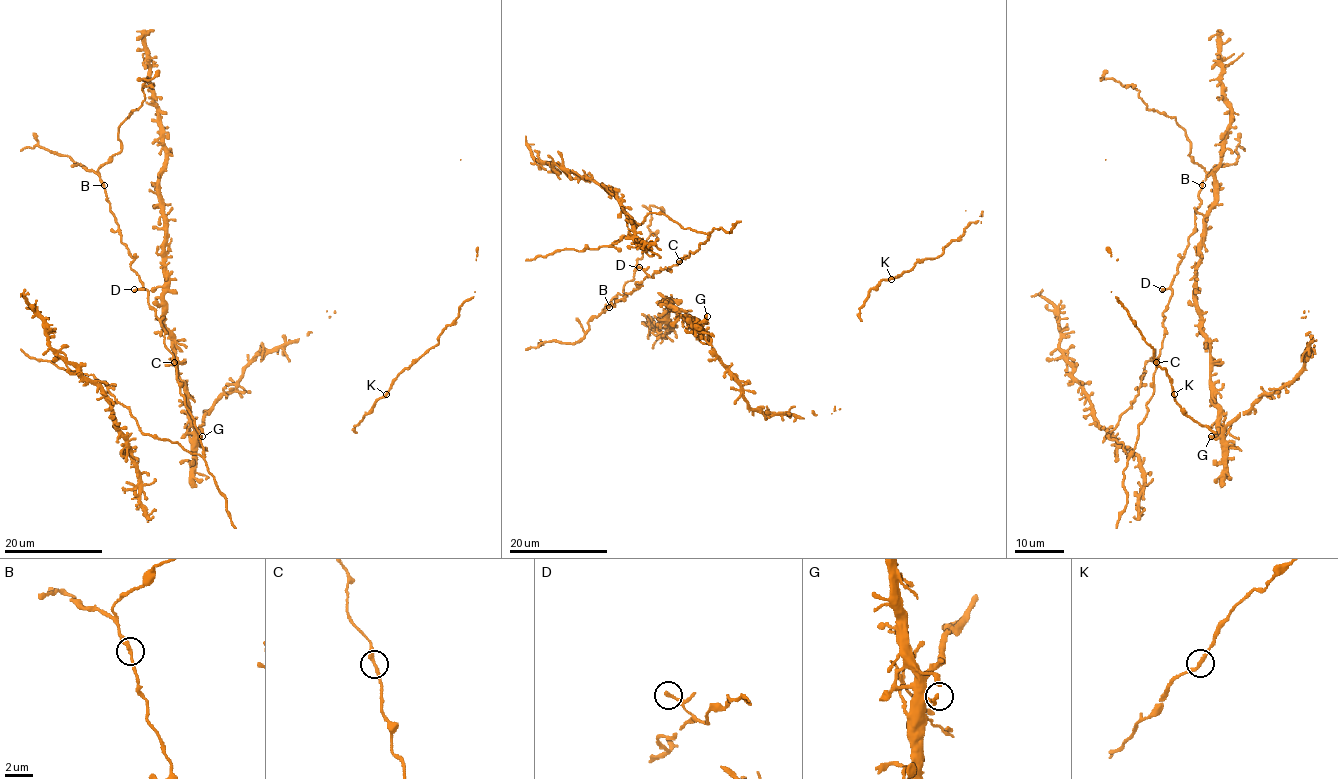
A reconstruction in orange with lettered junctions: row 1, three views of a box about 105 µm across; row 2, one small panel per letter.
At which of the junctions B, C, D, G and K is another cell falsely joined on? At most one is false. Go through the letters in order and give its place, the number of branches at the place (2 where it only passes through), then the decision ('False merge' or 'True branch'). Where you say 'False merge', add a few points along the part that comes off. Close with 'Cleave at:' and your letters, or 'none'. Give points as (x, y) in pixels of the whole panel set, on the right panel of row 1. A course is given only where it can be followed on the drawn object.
B: Place: (1202, 185). Branches: 1. True branch
C: Place: (1156, 362). Branches: 2. True branch
D: Place: (1162, 289). Branches: 1. True branch
G: Place: (1211, 436). Branches: 1. True branch
K: Place: (1174, 394). Branches: 2. True branch
Cleave at: none

